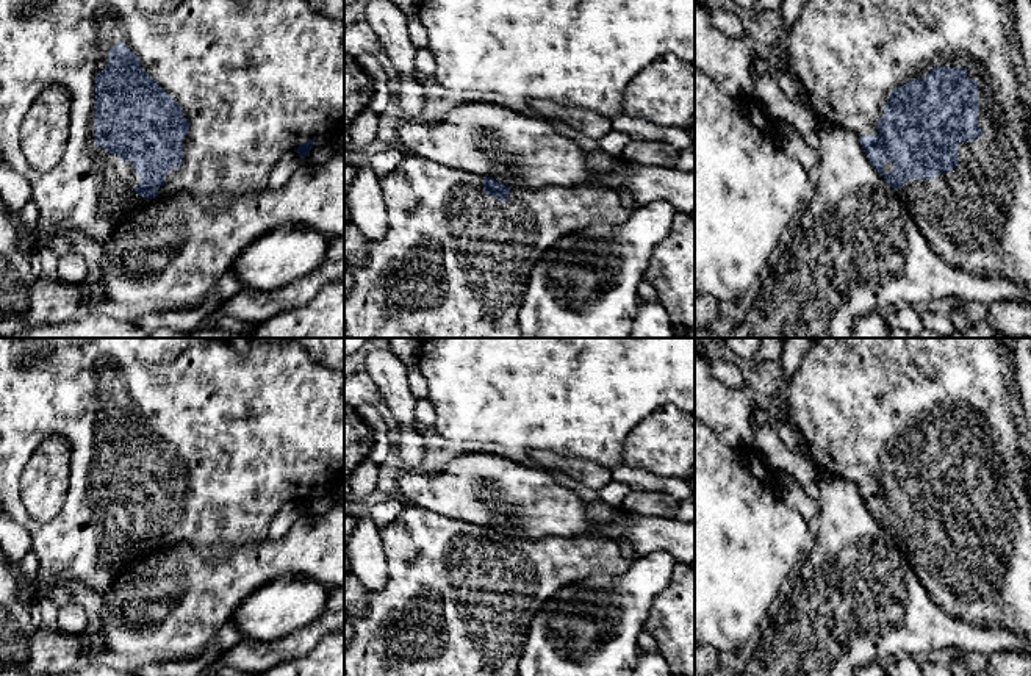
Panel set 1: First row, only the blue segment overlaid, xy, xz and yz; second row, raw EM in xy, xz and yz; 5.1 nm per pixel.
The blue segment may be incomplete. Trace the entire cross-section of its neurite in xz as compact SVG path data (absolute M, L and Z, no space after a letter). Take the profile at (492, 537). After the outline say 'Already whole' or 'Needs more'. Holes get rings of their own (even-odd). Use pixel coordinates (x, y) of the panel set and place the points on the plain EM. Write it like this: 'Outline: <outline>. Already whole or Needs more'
Outline: M407 504L401 515L379 529L382 549L388 563L388 579L380 592L368 592L366 607L361 613L346 613L344 620L352 627L352 640L344 648L344 676L518 676L519 659L529 626L538 609L565 585L593 576L621 576L630 568L615 540L598 535L569 538L549 537L529 540L499 534L493 527L472 526L463 521L447 520L430 510Z. Needs more

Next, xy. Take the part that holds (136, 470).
Outline: M0 338L0 512L11 516L30 532L31 549L39 559L41 571L53 574L61 581L80 581L103 596L113 587L116 576L122 570L136 559L153 552L158 546L164 548L186 541L199 549L207 559L222 559L241 545L264 541L269 538L271 523L282 505L294 501L305 509L316 488L344 488L344 369L330 369L313 360L299 338L288 338L285 341L252 340L250 349L246 354L239 354L230 343L230 338ZM52 437L63 437L70 446L69 488L61 512L50 521L41 523L33 520L27 512L22 502L19 480L33 452L41 443Z. Needs more

